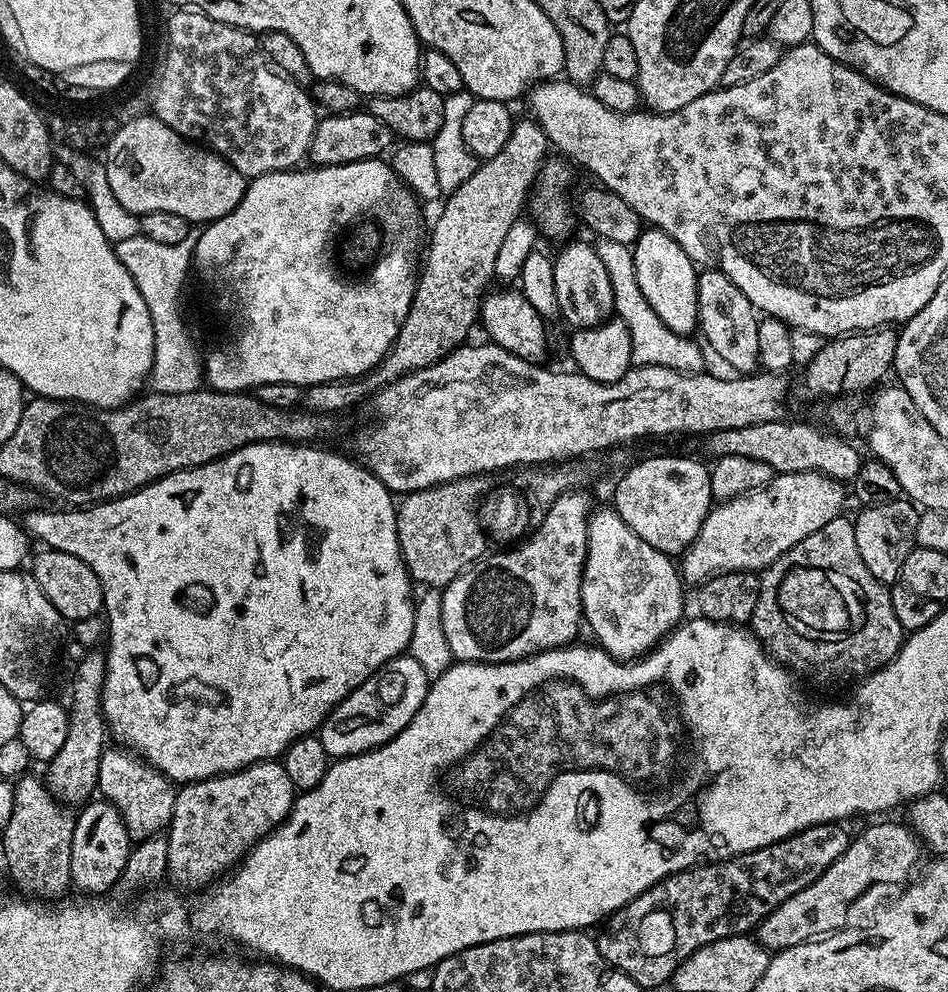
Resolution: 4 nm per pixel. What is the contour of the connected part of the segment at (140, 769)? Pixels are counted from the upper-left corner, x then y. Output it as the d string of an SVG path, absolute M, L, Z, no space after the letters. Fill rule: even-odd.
M127 746L105 747L98 765L96 787L99 795L109 800L118 810L118 814L122 814L129 841L139 842L161 835L172 820L177 785Z

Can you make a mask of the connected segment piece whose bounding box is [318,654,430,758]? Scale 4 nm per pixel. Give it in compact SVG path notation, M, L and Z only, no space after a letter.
M407 654L396 656L390 662L383 664L373 676L366 678L366 682L362 682L362 686L354 689L351 694L321 722L318 735L322 746L326 746L329 757L332 758L361 756L363 752L380 748L386 742L390 742L390 738L394 738L402 730L406 730L406 726L412 721L414 714L418 714L418 710L426 698L429 687L430 677L426 674L426 670L422 670L422 666L418 666L418 662L414 662L412 656Z

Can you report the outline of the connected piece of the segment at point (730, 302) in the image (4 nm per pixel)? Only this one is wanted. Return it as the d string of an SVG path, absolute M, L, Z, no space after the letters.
M704 270L696 277L698 282L699 335L708 339L708 344L733 368L736 374L752 374L760 363L758 350L758 326L760 320L752 303L719 270Z

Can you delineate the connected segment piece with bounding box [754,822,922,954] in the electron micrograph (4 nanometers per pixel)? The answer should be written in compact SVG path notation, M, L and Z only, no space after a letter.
M907 823L870 825L861 836L853 835L849 839L848 849L813 884L787 896L773 907L776 908L773 912L766 913L764 921L755 925L755 939L769 953L775 954L784 948L841 931L849 923L848 903L875 884L903 885L909 879L907 876L912 867L920 860L920 848L920 837Z

